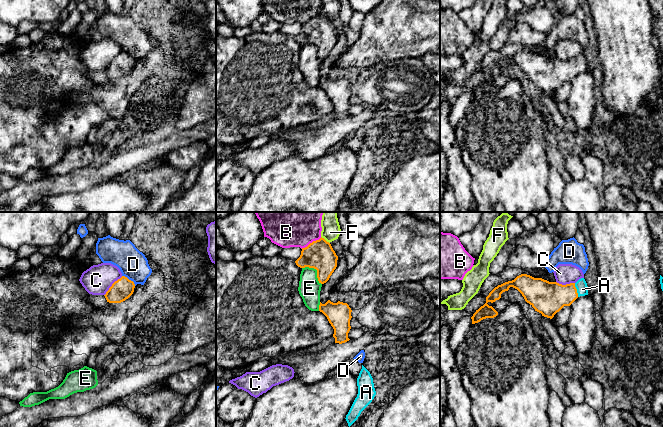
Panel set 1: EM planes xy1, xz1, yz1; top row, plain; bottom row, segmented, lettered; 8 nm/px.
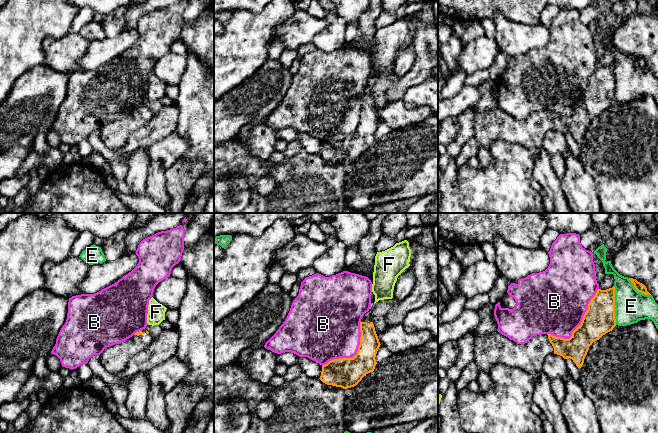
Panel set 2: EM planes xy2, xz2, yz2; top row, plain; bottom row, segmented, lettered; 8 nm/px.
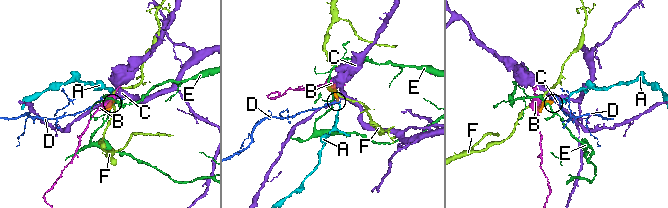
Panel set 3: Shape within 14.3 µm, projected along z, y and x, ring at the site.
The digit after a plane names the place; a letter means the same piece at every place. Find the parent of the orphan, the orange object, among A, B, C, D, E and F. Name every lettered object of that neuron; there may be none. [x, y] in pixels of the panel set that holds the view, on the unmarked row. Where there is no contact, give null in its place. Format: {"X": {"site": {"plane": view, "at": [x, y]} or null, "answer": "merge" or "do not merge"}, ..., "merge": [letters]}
{"A": {"site": {"plane": "yz1", "at": [576, 66]}, "answer": "merge"}, "B": {"site": {"plane": "yz2", "at": [580, 100]}, "answer": "do not merge"}, "C": {"site": {"plane": "xy1", "at": [112, 61]}, "answer": "do not merge"}, "D": {"site": {"plane": "xy1", "at": [128, 55]}, "answer": "do not merge"}, "E": {"site": {"plane": "yz2", "at": [614, 81]}, "answer": "do not merge"}, "F": {"site": {"plane": "xz1", "at": [324, 15]}, "answer": "do not merge"}, "merge": ["A"]}

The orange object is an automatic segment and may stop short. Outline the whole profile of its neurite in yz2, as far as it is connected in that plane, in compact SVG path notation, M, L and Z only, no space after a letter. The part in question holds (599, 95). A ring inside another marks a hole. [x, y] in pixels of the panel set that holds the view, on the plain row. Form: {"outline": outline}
{"outline": "M615 63L598 65L588 80L581 100L569 115L551 110L533 112L525 120L517 120L498 107L480 111L475 107L468 110L475 114L474 138L479 147L489 149L498 139L520 144L531 151L543 146L545 134L557 130L570 134L580 145L589 123L616 102Z"}

